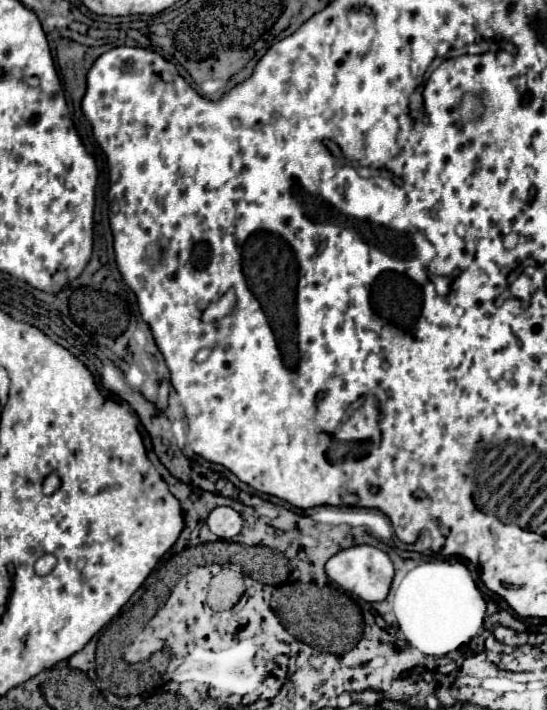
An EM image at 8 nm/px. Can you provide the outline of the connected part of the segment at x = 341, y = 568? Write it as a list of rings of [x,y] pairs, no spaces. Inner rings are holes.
[[[357,545],[357,547],[351,547],[351,549],[339,551],[337,555],[333,555],[327,561],[325,571],[327,571],[331,581],[341,585],[349,593],[355,593],[363,601],[383,601],[389,593],[389,587],[391,587],[391,581],[393,581],[393,575],[395,575],[393,563],[387,557],[387,553],[383,553],[381,549],[371,547],[371,545]]]

